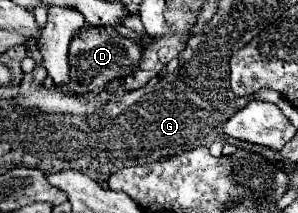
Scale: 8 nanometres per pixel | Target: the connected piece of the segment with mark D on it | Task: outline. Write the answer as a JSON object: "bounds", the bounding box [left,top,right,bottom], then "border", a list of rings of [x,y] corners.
{"bounds":[60,26,144,94],"border":[[[84,26],[80,28],[80,34],[70,40],[68,64],[72,82],[60,90],[70,94],[88,94],[94,88],[104,88],[112,80],[130,76],[130,72],[134,72],[142,62],[142,56],[144,48],[132,38],[118,34],[116,26]]]}

